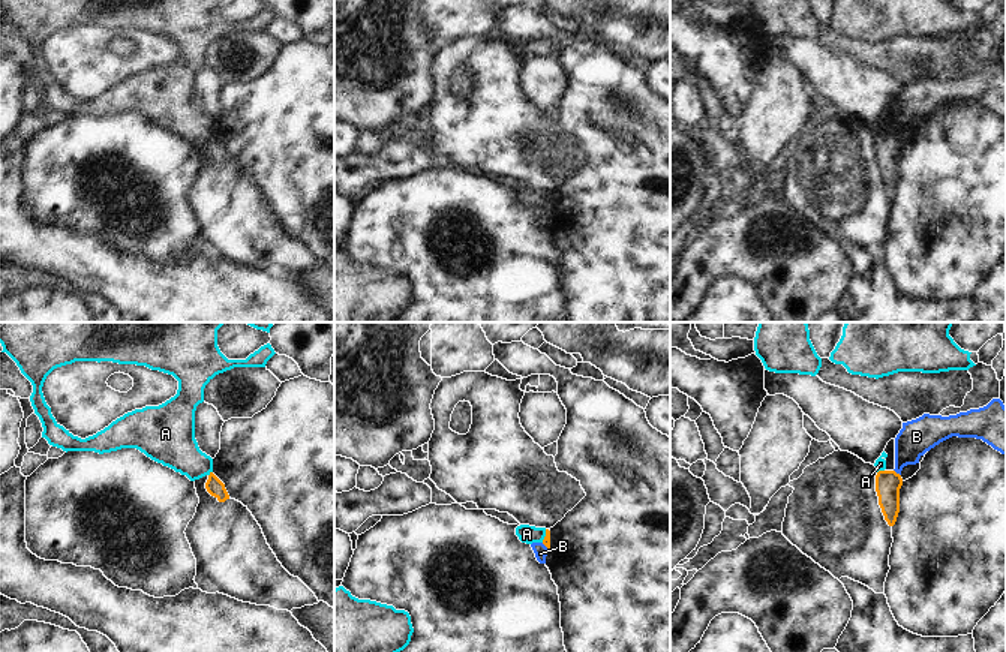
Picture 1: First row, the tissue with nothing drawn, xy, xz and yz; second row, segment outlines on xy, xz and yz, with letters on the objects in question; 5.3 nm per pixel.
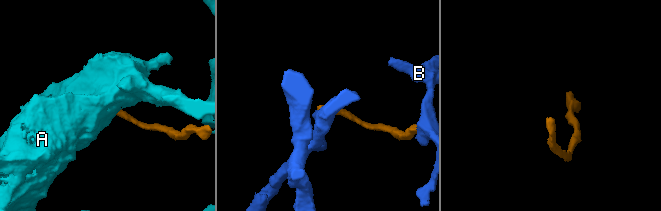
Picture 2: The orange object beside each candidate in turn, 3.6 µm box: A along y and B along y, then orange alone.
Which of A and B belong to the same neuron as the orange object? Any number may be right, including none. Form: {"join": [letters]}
{"join": []}

